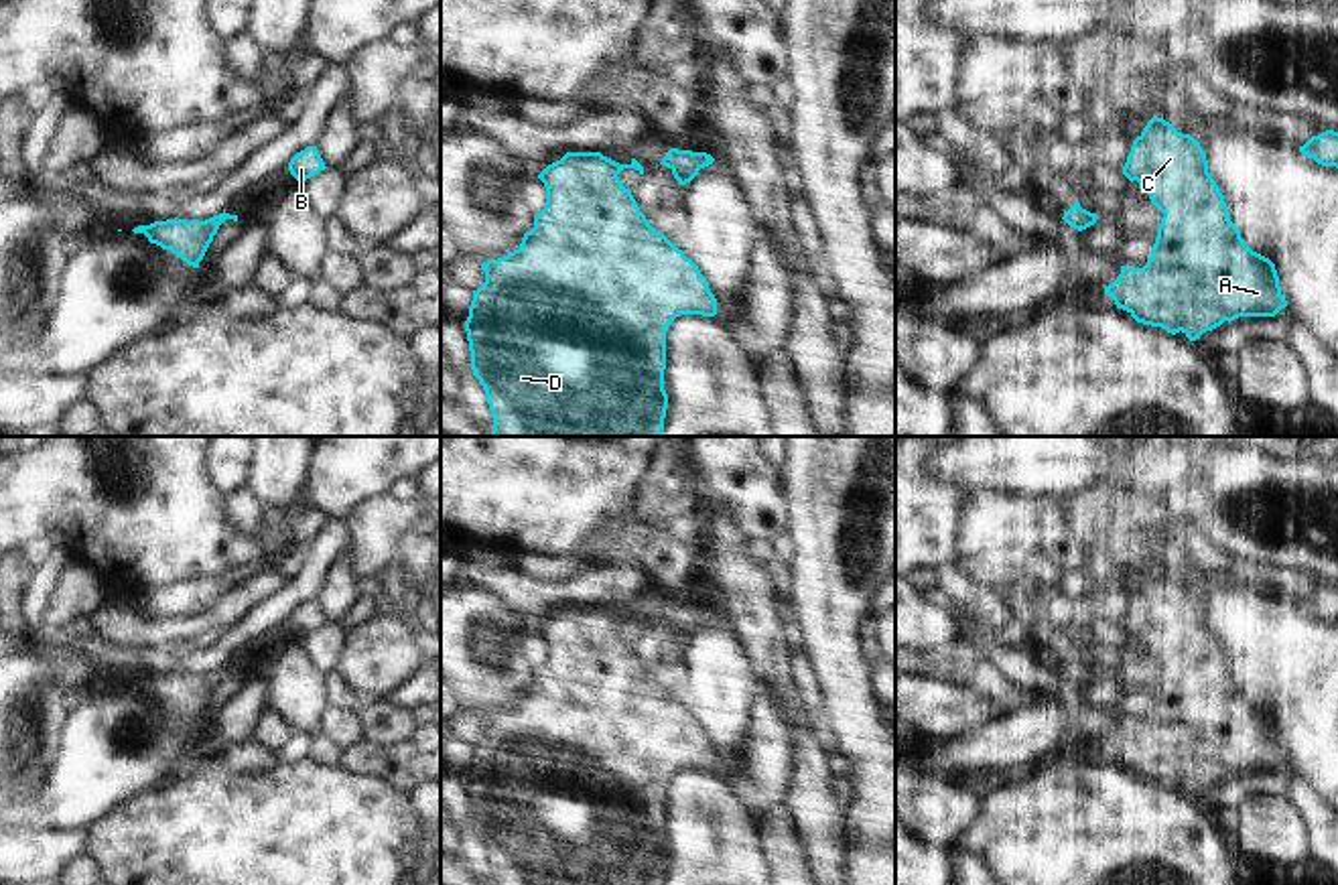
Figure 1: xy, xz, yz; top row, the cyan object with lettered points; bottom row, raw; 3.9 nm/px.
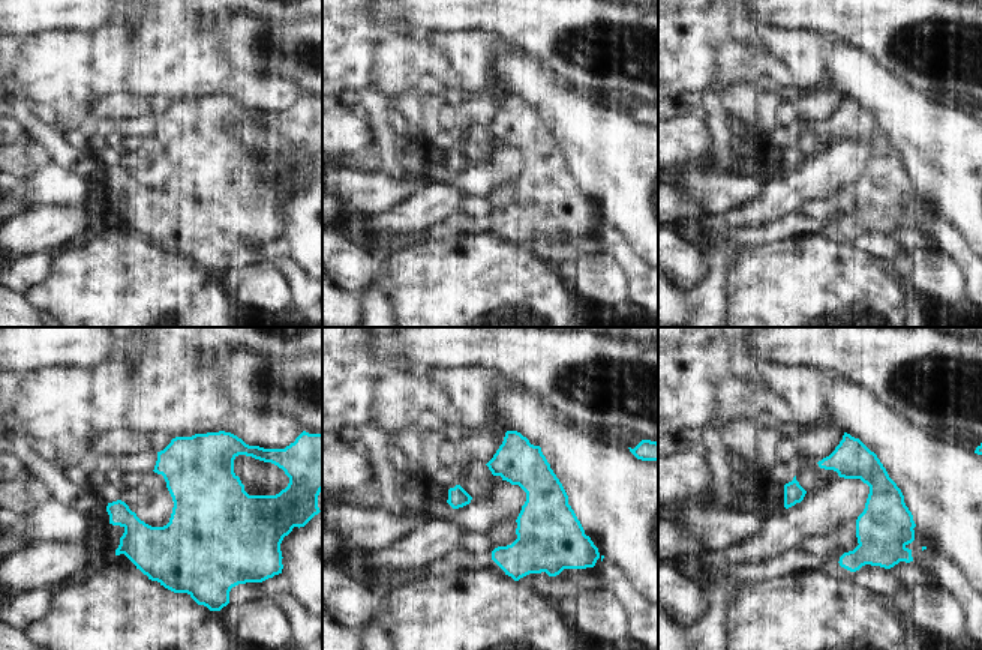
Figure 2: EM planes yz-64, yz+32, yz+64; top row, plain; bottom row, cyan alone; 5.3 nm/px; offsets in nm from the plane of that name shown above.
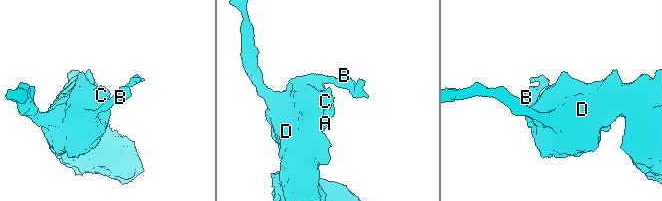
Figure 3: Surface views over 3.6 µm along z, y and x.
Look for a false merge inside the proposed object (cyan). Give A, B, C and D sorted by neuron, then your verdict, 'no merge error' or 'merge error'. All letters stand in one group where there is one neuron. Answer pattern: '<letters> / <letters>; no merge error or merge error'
A B C D; no merge error

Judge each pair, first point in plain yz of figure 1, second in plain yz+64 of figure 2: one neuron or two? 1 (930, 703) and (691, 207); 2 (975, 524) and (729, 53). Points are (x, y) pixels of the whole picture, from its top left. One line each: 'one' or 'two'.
1: two
2: one

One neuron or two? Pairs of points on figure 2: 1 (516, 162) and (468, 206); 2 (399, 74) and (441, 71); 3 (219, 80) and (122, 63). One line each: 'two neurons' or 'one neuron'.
1: two neurons
2: one neuron
3: one neuron

